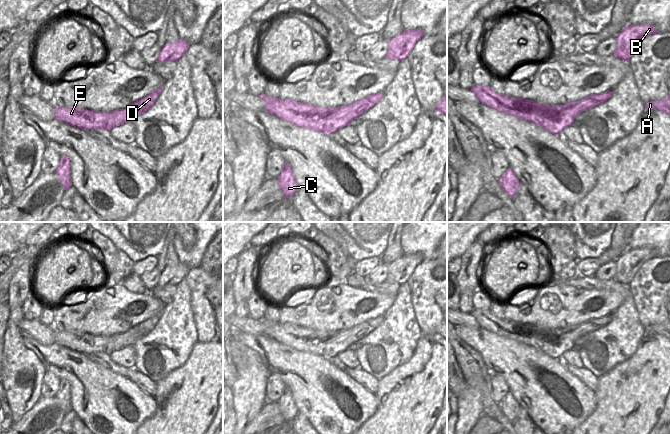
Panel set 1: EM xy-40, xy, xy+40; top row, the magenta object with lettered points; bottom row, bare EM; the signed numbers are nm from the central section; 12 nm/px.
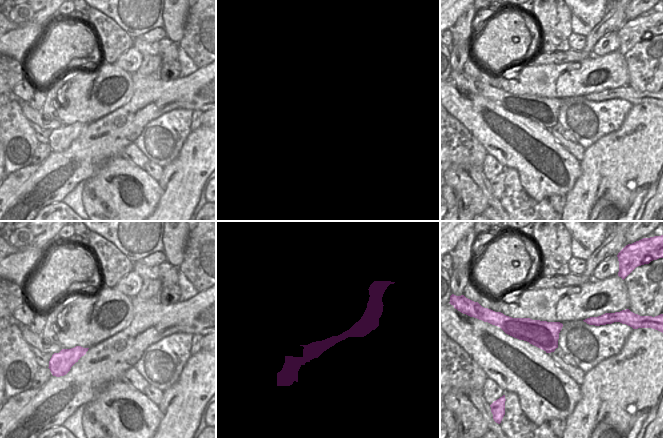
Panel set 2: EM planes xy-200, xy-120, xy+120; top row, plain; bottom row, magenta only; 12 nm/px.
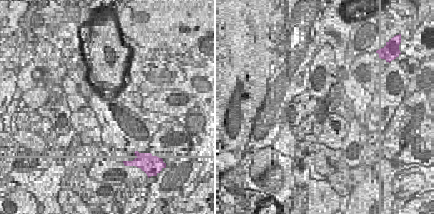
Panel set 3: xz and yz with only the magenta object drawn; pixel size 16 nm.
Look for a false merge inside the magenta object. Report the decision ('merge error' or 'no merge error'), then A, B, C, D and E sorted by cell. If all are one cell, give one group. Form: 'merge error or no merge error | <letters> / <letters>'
merge error | A E / B C D

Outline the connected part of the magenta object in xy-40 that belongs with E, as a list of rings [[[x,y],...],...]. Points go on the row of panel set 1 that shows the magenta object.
[[[54,106],[54,119],[65,122],[71,126],[77,127],[83,130],[90,130],[90,129],[105,129],[108,125],[109,115],[112,111],[108,113],[102,113],[100,111],[93,111],[83,109],[81,107],[57,107]]]

